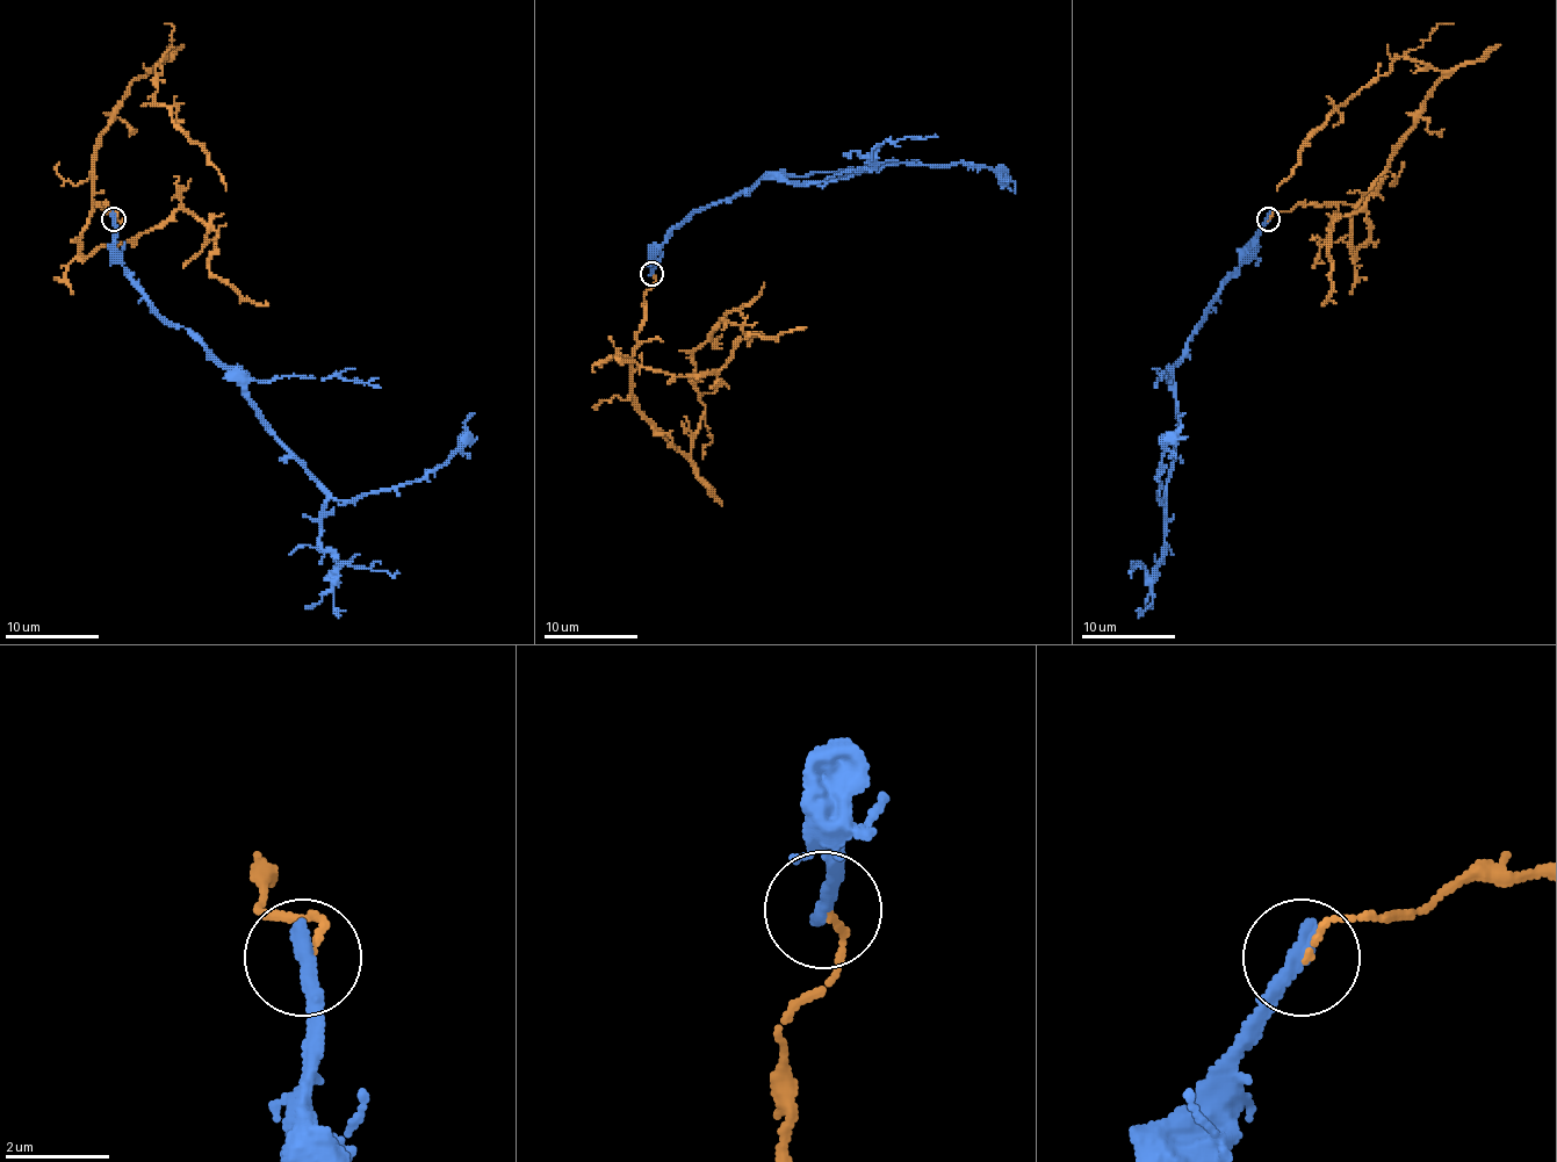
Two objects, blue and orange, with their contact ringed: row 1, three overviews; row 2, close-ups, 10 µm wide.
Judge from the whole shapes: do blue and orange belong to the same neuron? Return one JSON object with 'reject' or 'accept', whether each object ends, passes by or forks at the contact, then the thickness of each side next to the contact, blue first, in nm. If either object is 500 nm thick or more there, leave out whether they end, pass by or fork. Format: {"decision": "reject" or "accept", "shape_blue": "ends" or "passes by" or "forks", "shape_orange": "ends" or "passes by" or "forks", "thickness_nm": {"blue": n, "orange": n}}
{"decision": "reject", "shape_blue": "ends", "shape_orange": "ends", "thickness_nm": {"blue": 400, "orange": 100}}

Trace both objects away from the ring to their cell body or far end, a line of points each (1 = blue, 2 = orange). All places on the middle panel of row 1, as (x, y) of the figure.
1: (650, 273), (653, 254), (677, 226), (762, 179), (820, 183), (877, 165), (959, 163), (994, 170), (1013, 190)
2: (653, 275), (629, 390), (686, 454), (705, 404), (693, 353), (764, 282)

